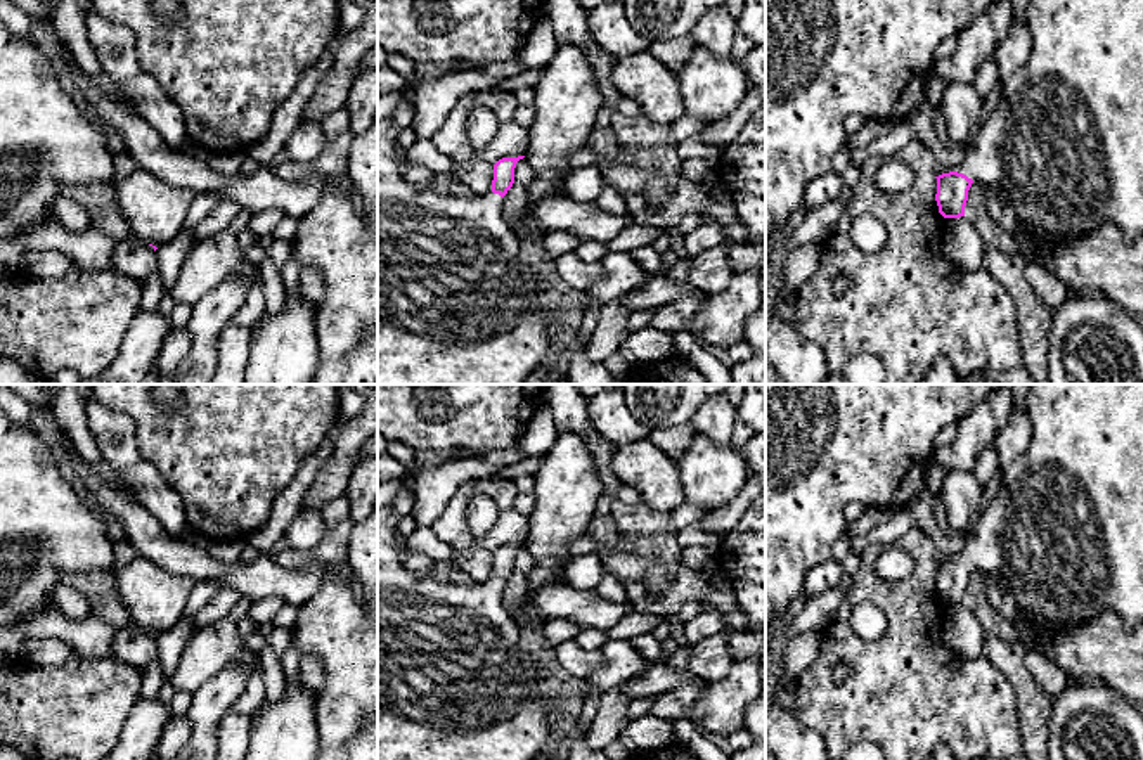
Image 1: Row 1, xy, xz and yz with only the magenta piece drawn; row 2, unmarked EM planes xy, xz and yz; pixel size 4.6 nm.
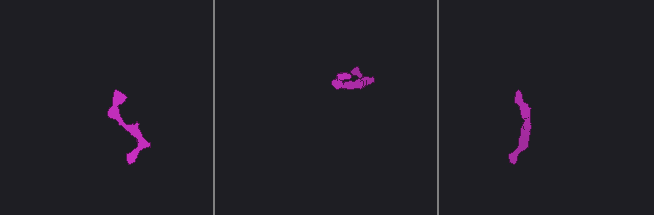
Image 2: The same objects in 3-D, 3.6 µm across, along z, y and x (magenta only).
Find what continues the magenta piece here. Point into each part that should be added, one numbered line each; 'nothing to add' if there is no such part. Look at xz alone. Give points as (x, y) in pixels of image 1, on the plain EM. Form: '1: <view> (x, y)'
1: xz (445, 691)

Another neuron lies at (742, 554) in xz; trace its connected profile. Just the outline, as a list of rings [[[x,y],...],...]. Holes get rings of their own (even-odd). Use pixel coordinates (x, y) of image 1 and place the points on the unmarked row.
[[[765,490],[752,502],[717,549],[719,570],[729,578],[750,634],[765,632]]]

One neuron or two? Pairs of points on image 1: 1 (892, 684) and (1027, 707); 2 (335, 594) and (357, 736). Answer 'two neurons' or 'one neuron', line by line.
1: two neurons
2: one neuron

